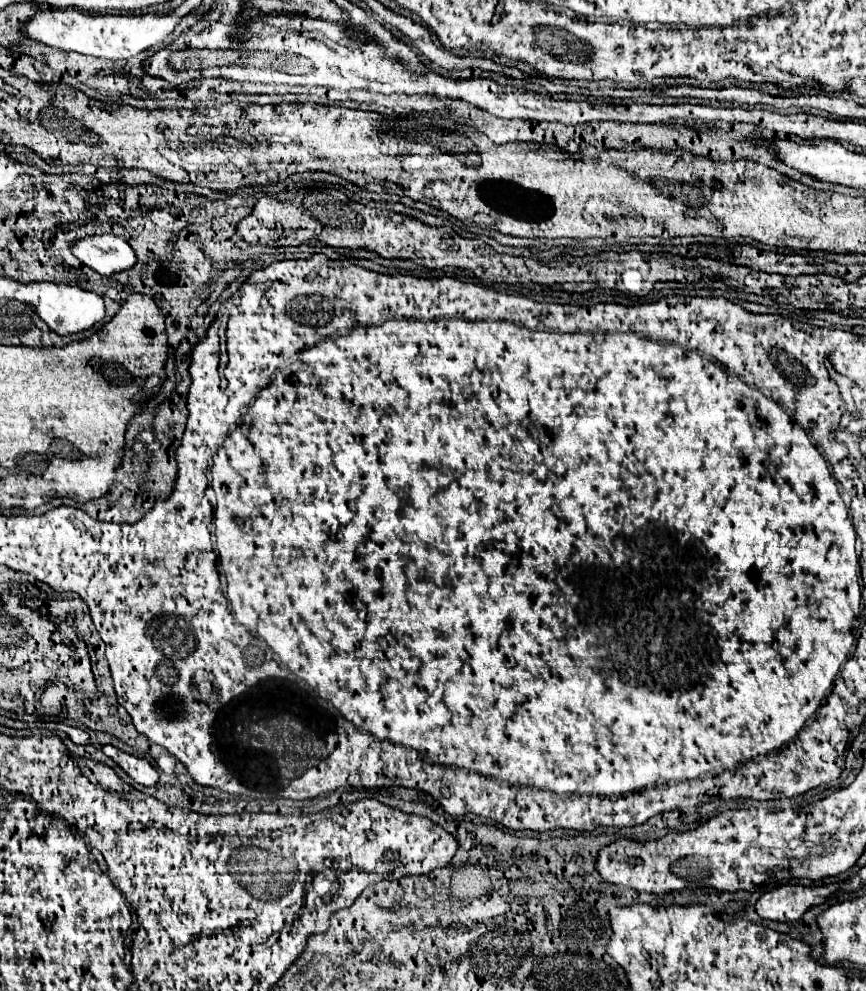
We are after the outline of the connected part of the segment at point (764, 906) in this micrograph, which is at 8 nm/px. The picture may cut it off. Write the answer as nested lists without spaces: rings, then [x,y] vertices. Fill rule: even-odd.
[[[782,884],[762,894],[754,908],[760,918],[778,920],[778,922],[794,922],[802,918],[804,910],[824,902],[828,896],[830,896],[830,890],[824,890],[824,886]]]

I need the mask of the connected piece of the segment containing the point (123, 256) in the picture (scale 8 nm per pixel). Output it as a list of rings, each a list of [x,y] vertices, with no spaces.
[[[114,234],[84,236],[72,242],[70,250],[82,264],[98,274],[114,274],[136,264],[136,254],[130,244]]]

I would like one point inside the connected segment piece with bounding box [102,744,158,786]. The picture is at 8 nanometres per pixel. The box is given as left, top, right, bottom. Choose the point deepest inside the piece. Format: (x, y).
(140, 770)

